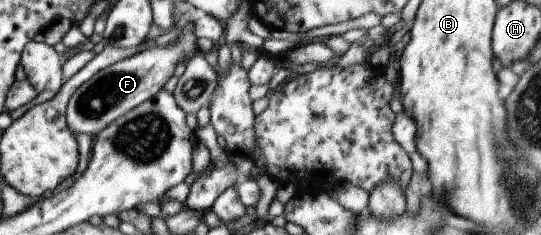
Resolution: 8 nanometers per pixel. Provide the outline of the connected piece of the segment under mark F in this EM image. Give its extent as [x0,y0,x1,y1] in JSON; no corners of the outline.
[65,22,199,138]

